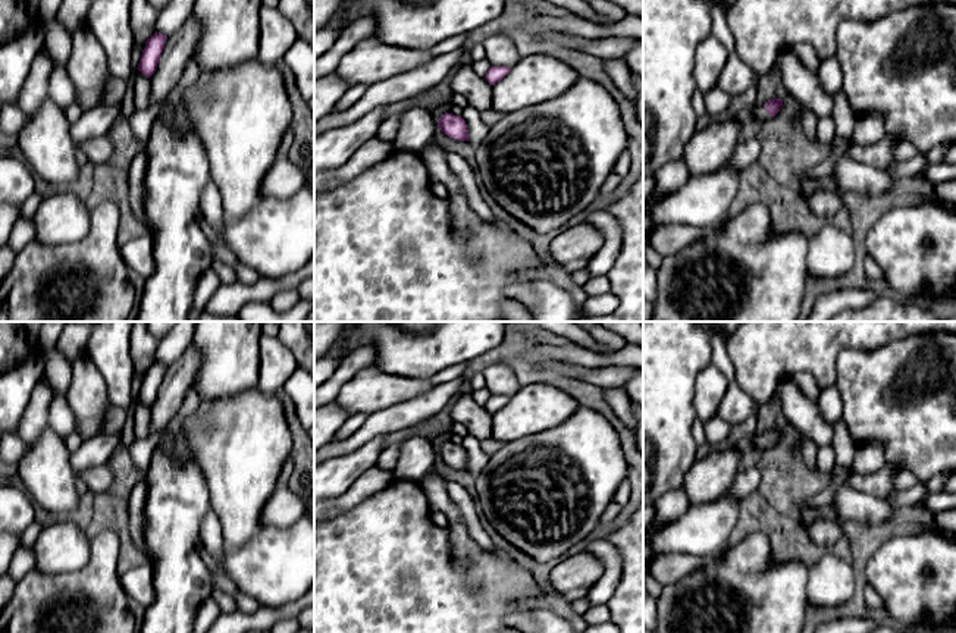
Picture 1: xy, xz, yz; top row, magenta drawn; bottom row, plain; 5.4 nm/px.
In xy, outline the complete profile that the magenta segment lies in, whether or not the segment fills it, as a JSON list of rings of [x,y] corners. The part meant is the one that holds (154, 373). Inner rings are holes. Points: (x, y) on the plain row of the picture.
[[[154,361],[147,370],[145,370],[145,376],[142,379],[140,392],[138,392],[138,399],[145,404],[147,407],[150,407],[157,397],[157,392],[160,389],[160,385],[163,382],[164,373],[166,373],[167,366],[160,363],[160,361]]]

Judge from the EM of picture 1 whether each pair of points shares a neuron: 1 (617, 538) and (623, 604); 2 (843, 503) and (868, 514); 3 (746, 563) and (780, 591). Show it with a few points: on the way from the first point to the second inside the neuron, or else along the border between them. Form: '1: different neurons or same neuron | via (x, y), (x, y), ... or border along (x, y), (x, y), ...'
1: same neuron | via (627, 554), (627, 588)
2: same neuron | via (849, 503), (862, 508)
3: same neuron | via (752, 572), (771, 591)

